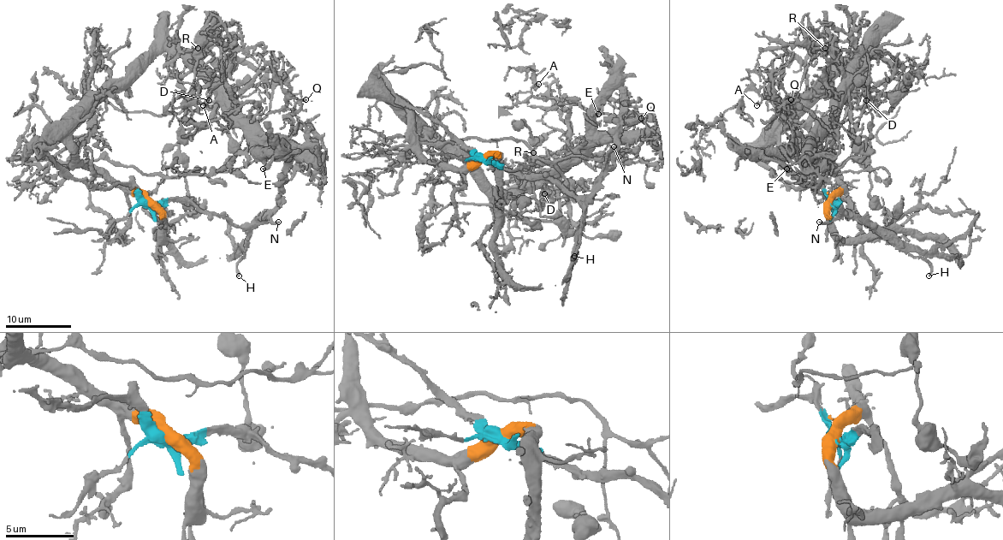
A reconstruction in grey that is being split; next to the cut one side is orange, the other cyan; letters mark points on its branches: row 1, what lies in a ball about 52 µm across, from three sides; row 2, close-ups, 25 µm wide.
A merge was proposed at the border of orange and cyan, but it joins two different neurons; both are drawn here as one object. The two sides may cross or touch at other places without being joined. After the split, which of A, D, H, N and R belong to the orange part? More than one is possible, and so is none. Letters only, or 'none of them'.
A, D, R

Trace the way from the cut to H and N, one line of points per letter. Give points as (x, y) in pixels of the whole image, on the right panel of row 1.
H: (832, 204), (846, 200), (853, 214), (881, 234), (889, 234), (914, 257), (920, 257), (928, 263), (928, 276)
N: (832, 204), (846, 200), (853, 214), (869, 227), (861, 219), (846, 217), (818, 222)

